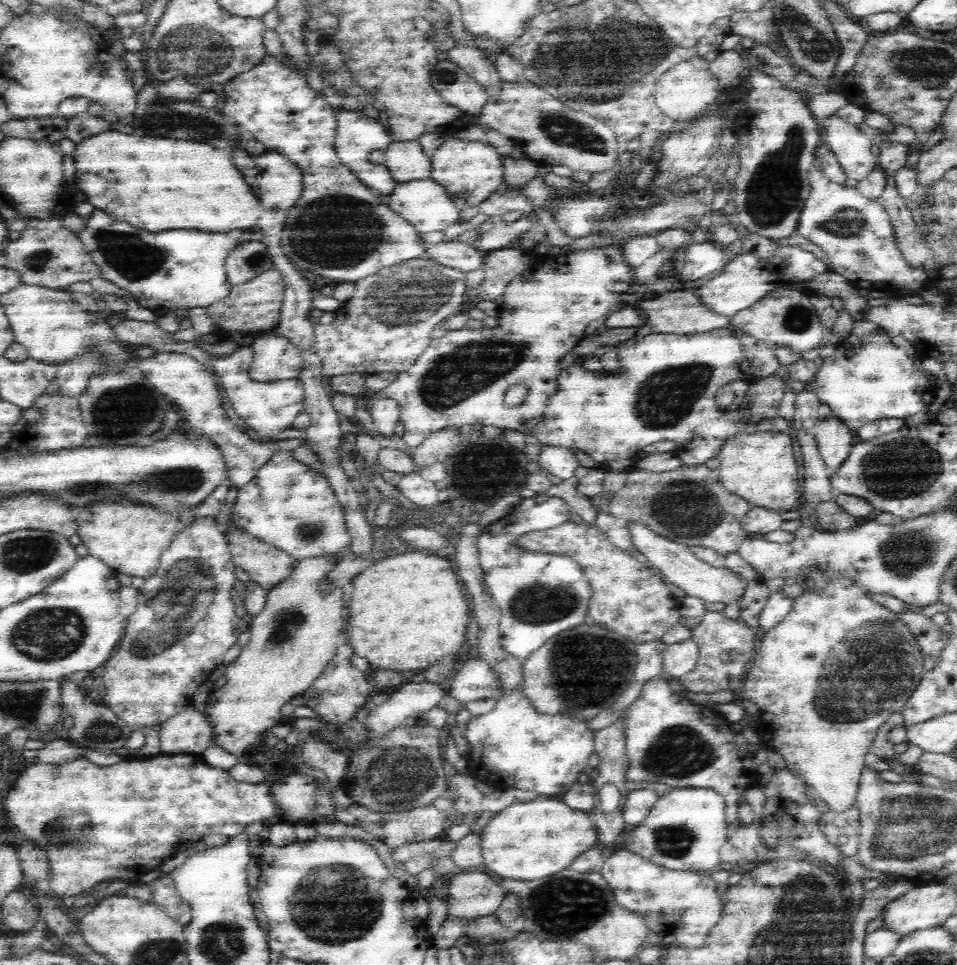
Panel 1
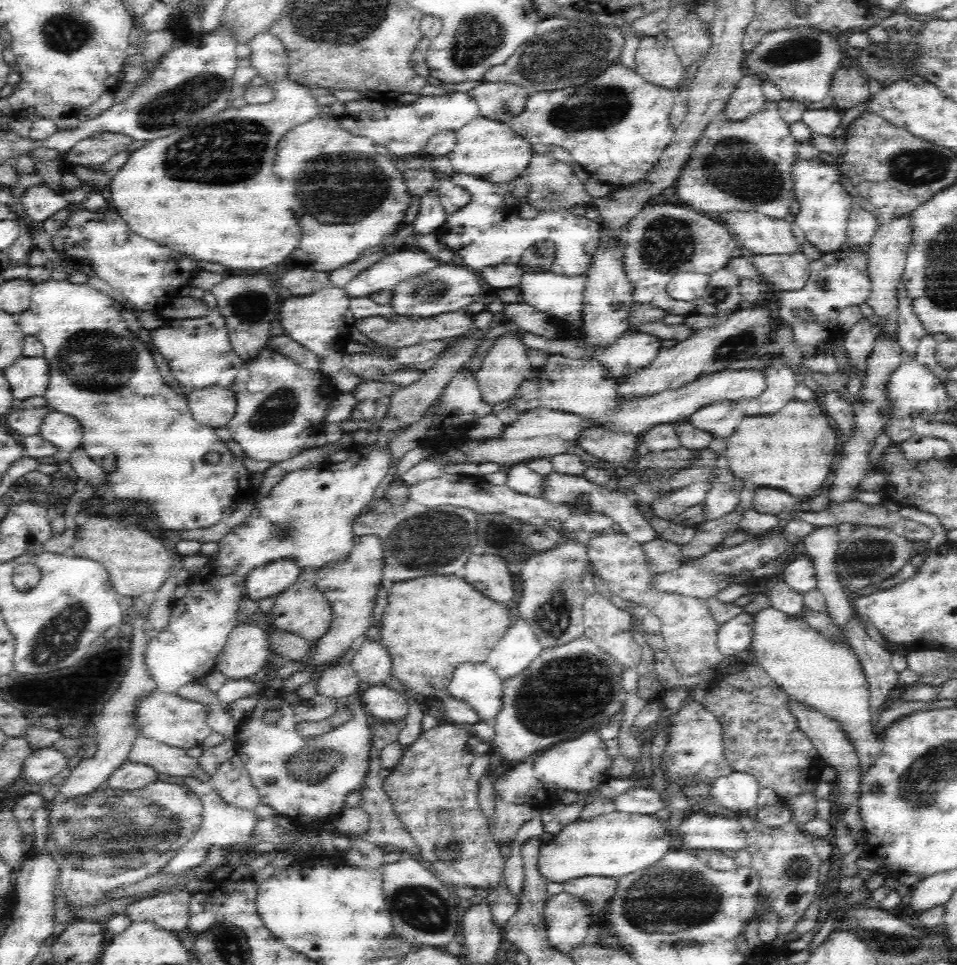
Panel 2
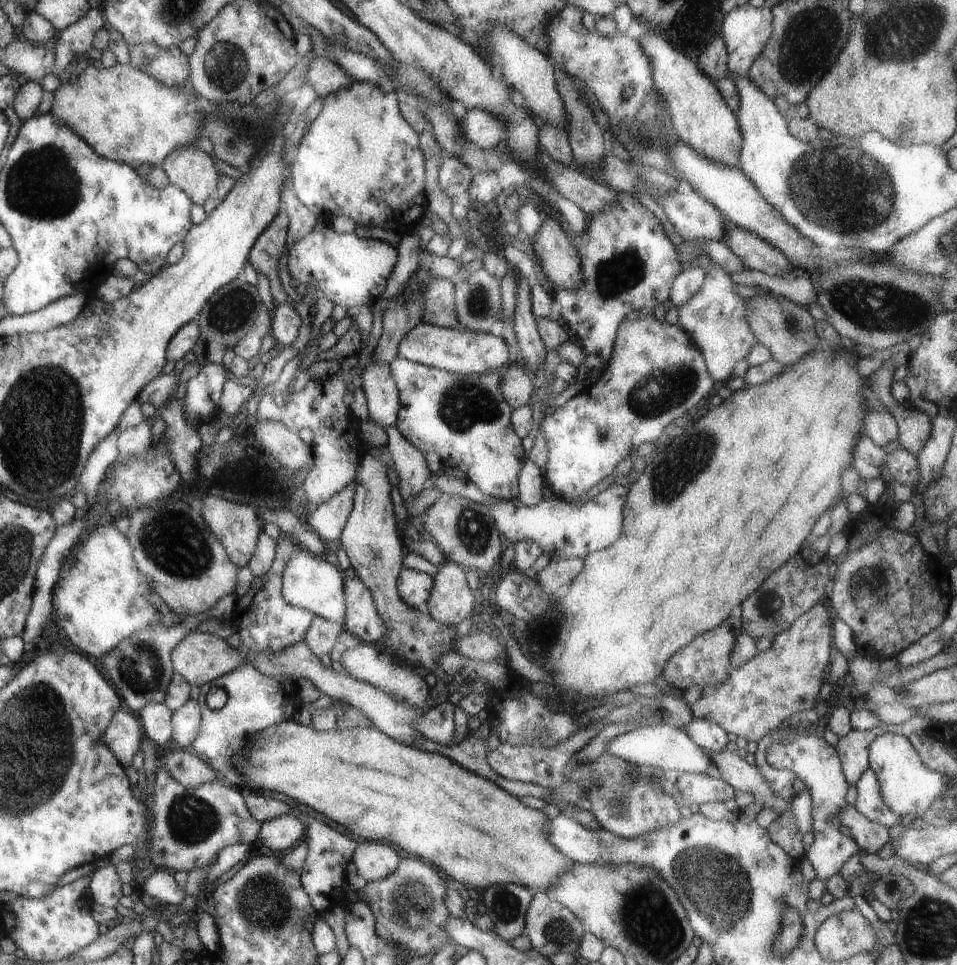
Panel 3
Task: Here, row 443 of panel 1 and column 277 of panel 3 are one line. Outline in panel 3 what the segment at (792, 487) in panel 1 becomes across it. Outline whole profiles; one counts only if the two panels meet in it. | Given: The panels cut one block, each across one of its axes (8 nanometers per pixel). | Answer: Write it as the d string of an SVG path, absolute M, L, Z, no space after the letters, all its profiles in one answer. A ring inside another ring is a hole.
M289 719L271 726L271 730L265 730L243 758L238 755L229 760L240 776L244 792L245 784L257 790L281 792L321 812L329 820L339 822L355 836L373 842L383 838L405 854L431 862L457 882L465 882L475 888L481 886L477 888L480 892L491 884L501 882L544 890L557 875L570 869L573 864L543 838L539 828L549 818L540 810L525 807L489 780L460 768L442 755L401 746L375 728L315 732Z

